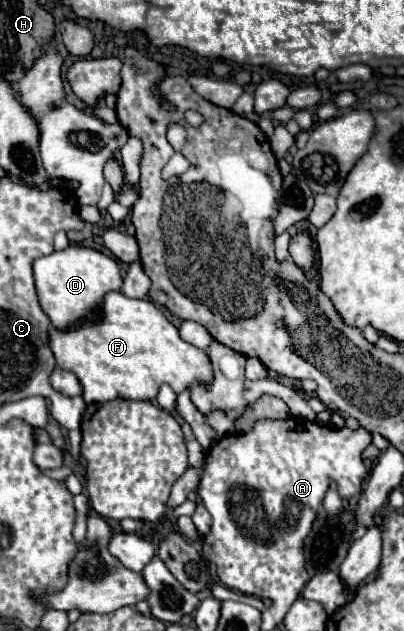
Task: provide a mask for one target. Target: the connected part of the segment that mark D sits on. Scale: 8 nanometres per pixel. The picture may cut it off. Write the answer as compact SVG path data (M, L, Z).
M69 245L63 251L37 259L33 271L41 309L47 313L57 331L67 331L85 319L99 319L103 297L109 291L119 291L123 283L115 259L79 245Z

